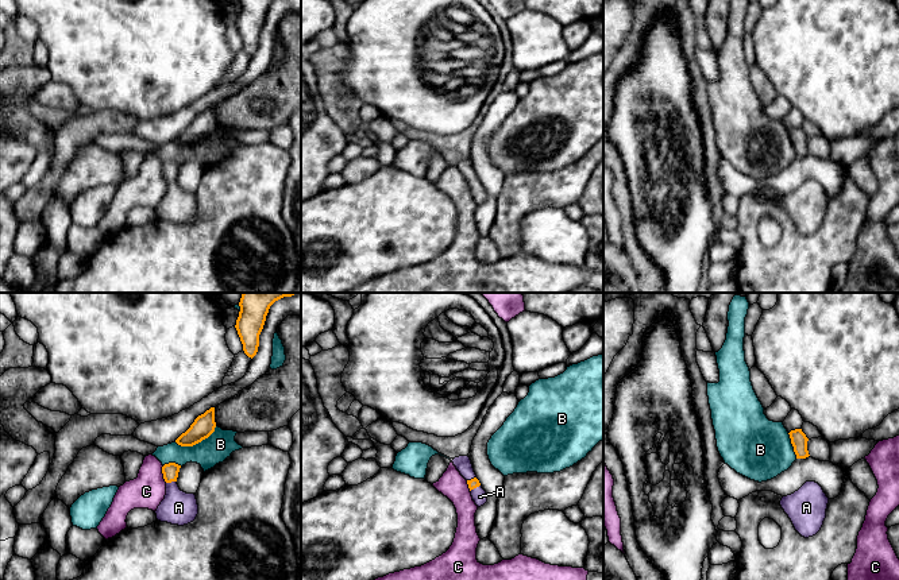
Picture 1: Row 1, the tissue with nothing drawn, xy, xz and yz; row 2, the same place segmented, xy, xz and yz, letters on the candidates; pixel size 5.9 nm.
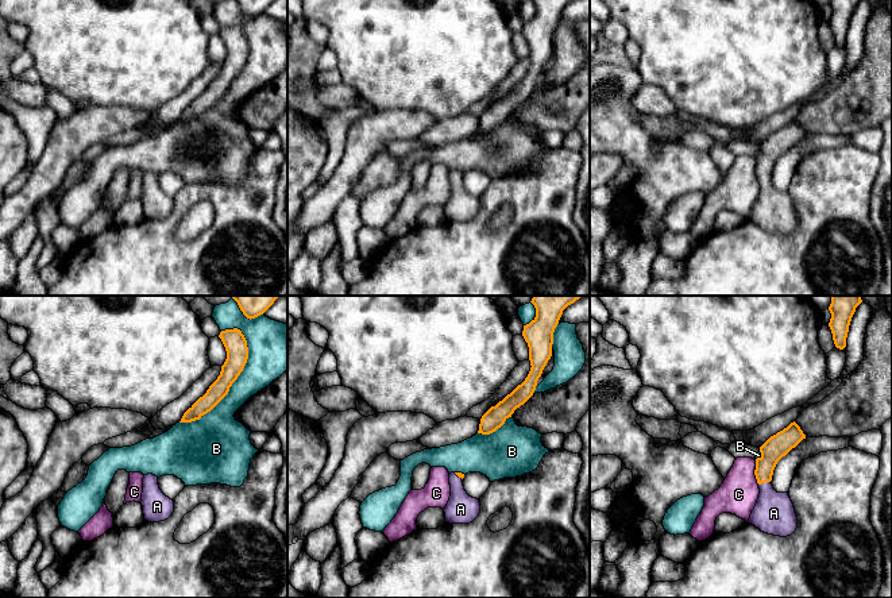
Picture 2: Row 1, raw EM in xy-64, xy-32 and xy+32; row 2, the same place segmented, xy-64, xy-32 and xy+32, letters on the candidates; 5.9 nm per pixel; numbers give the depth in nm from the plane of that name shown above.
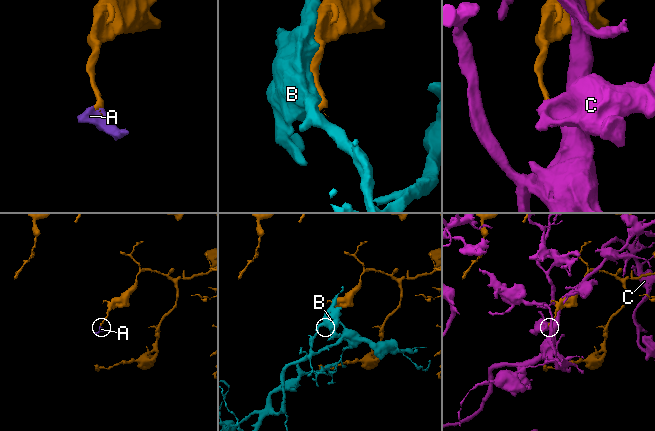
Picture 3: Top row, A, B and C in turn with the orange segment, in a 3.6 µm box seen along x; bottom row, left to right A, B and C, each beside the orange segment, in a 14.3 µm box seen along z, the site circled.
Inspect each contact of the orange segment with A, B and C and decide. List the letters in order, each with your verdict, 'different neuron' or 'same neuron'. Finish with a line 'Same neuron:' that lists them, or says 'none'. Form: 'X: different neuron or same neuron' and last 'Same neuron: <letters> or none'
A: same neuron
B: different neuron
C: different neuron
Same neuron: A

